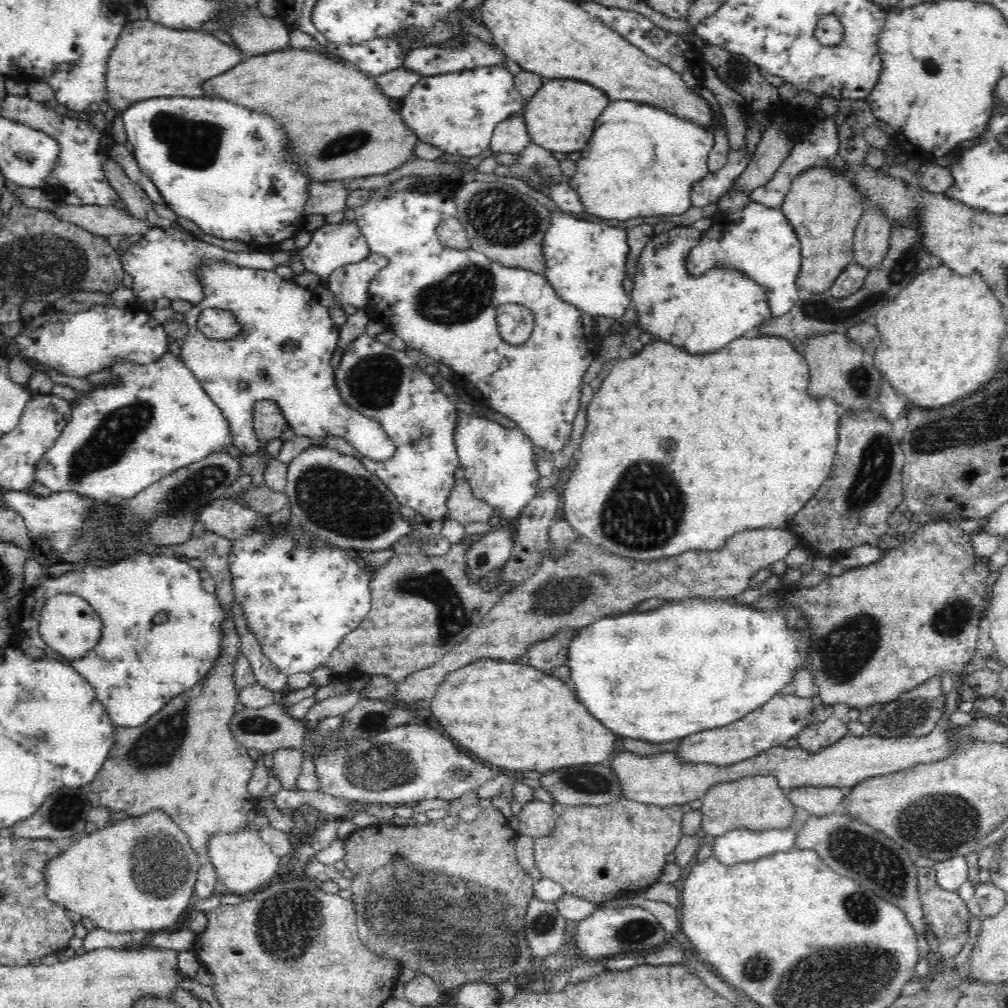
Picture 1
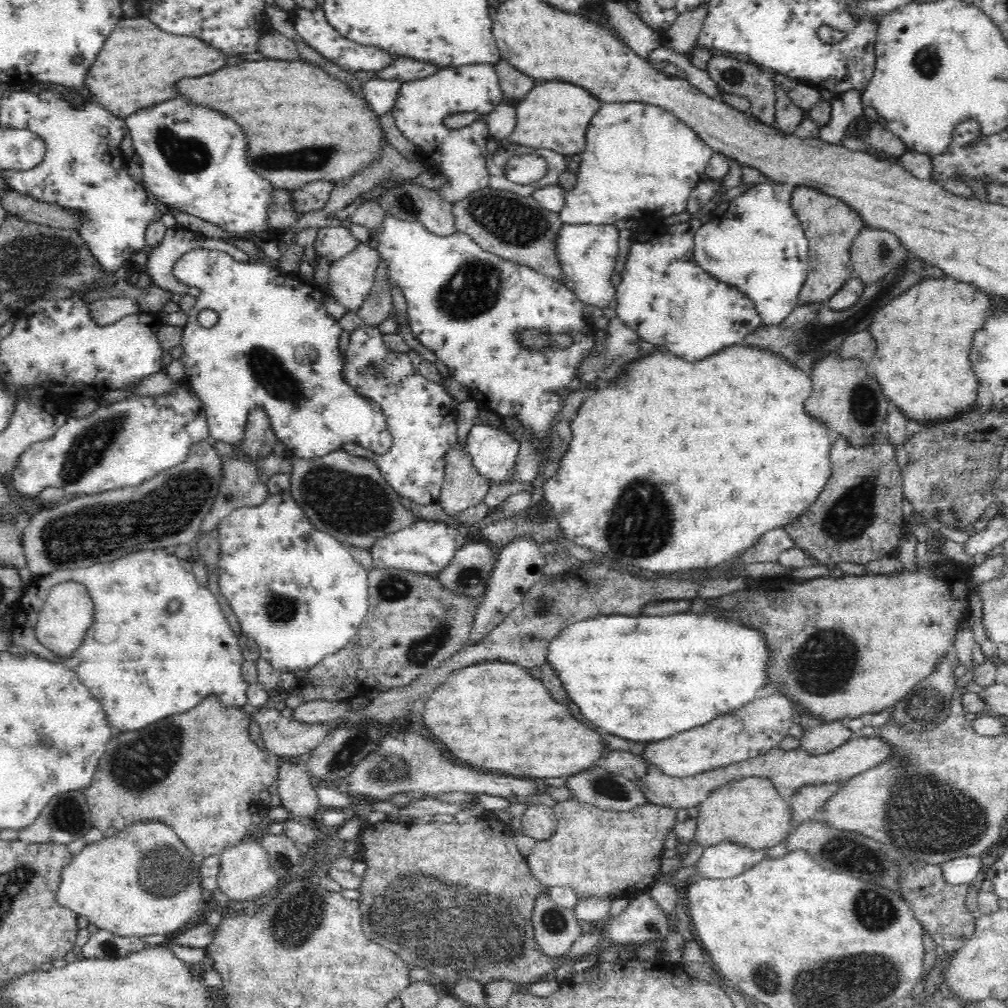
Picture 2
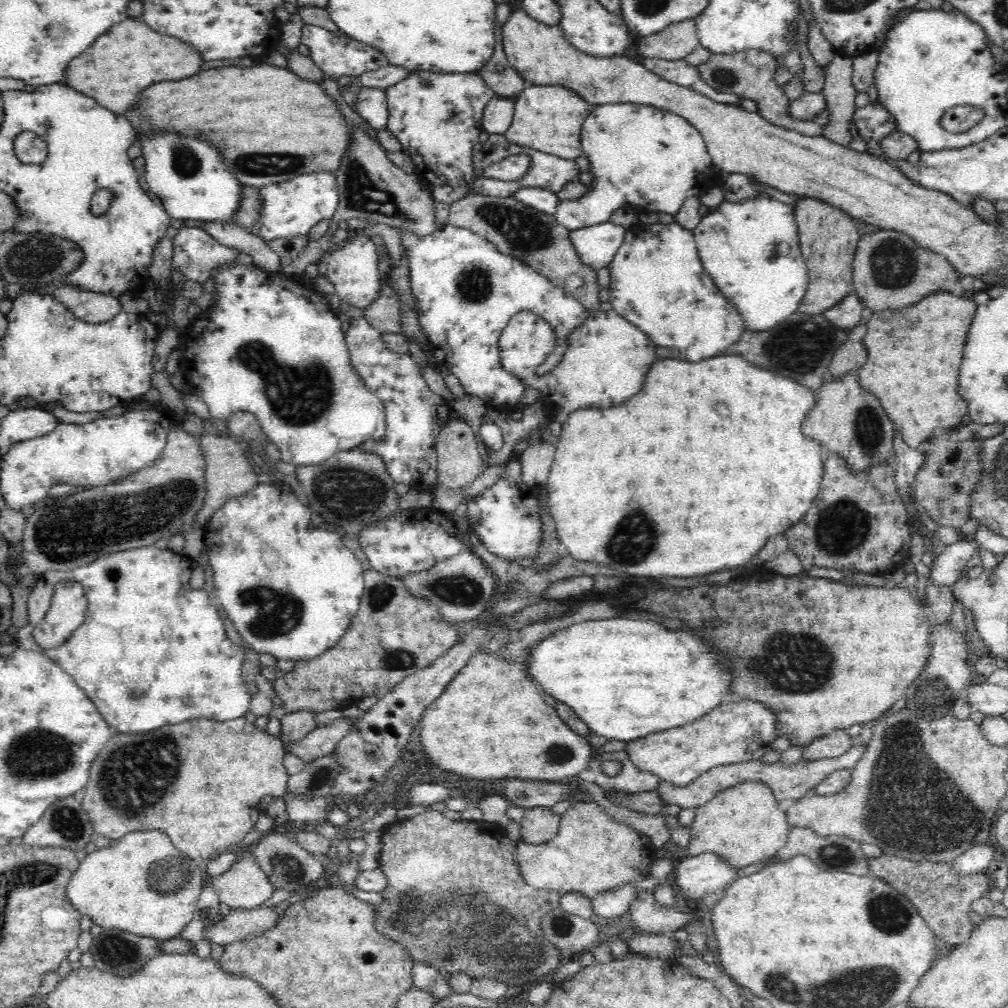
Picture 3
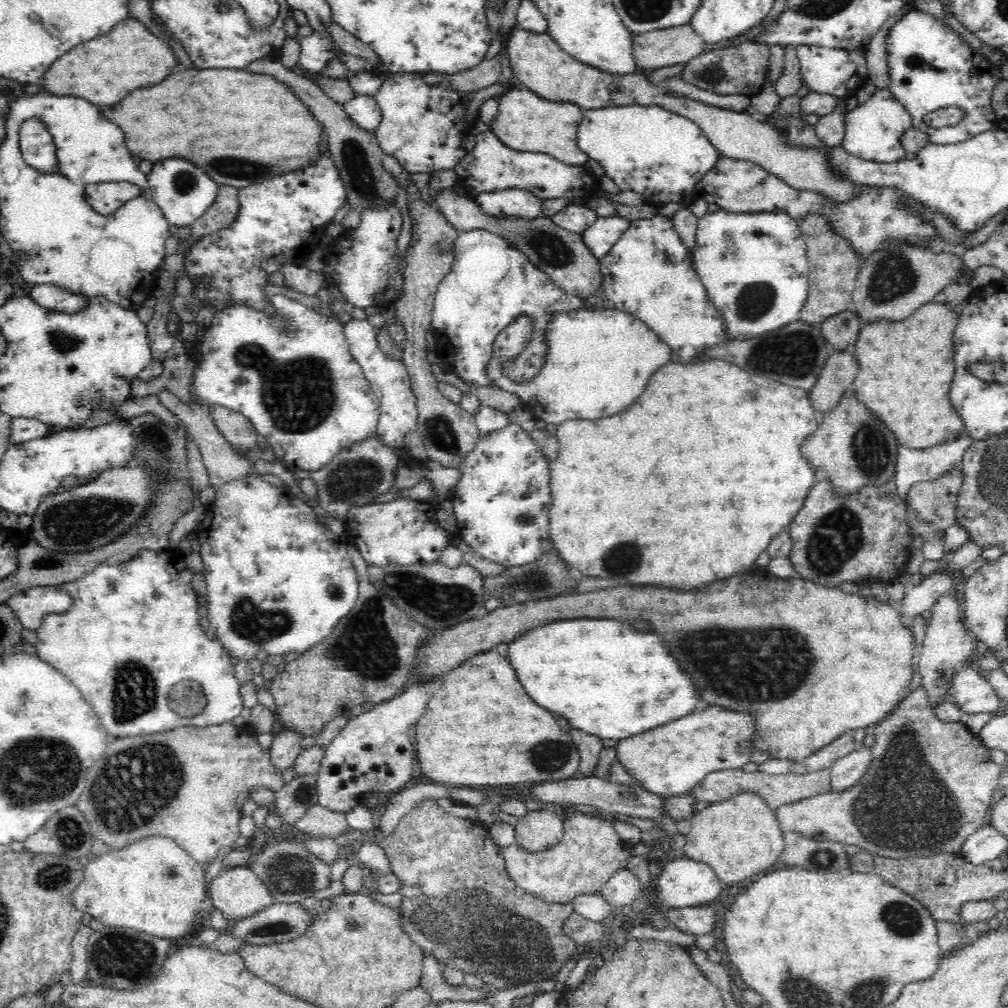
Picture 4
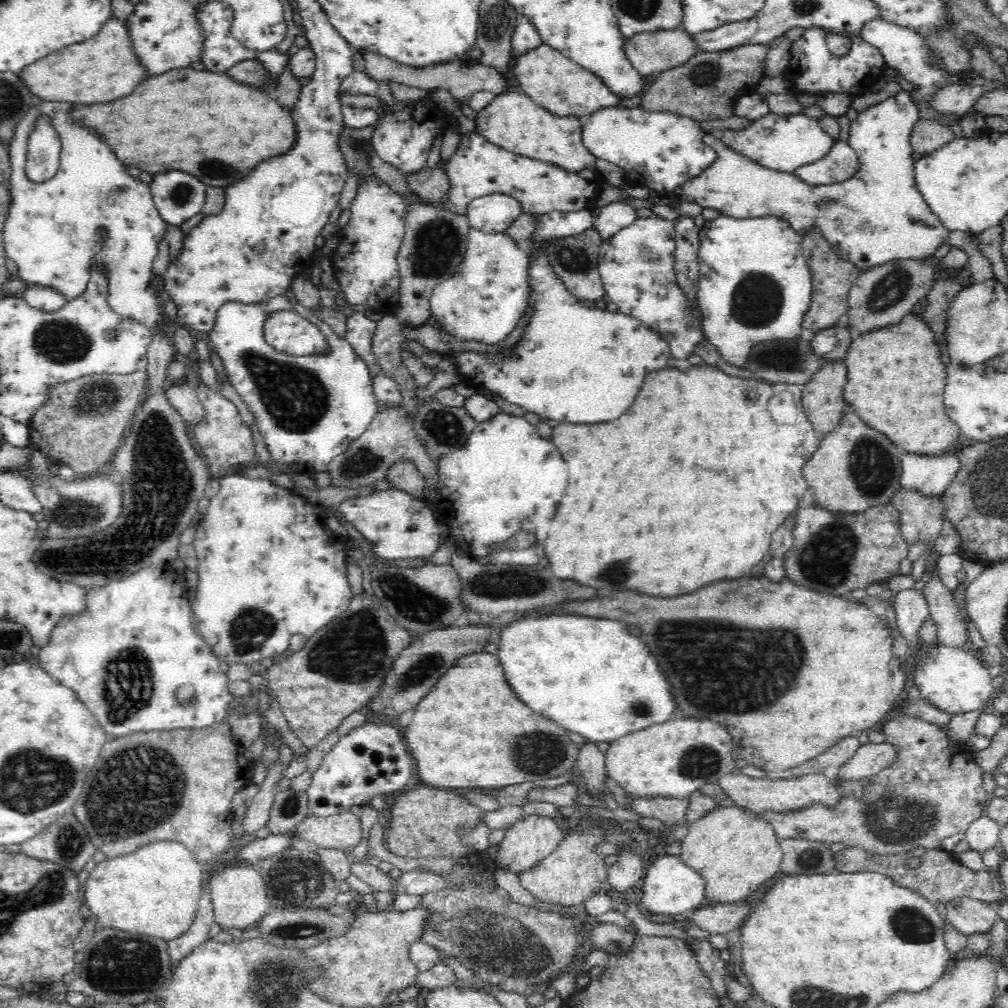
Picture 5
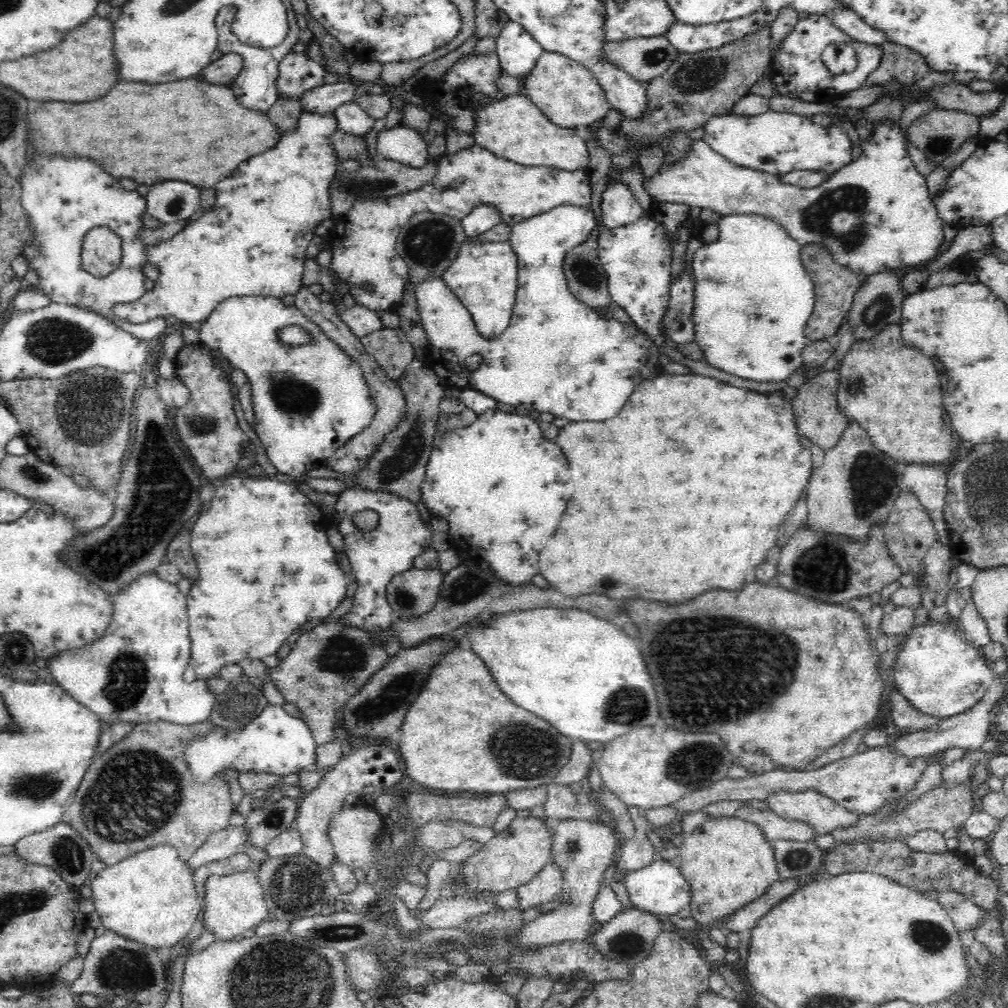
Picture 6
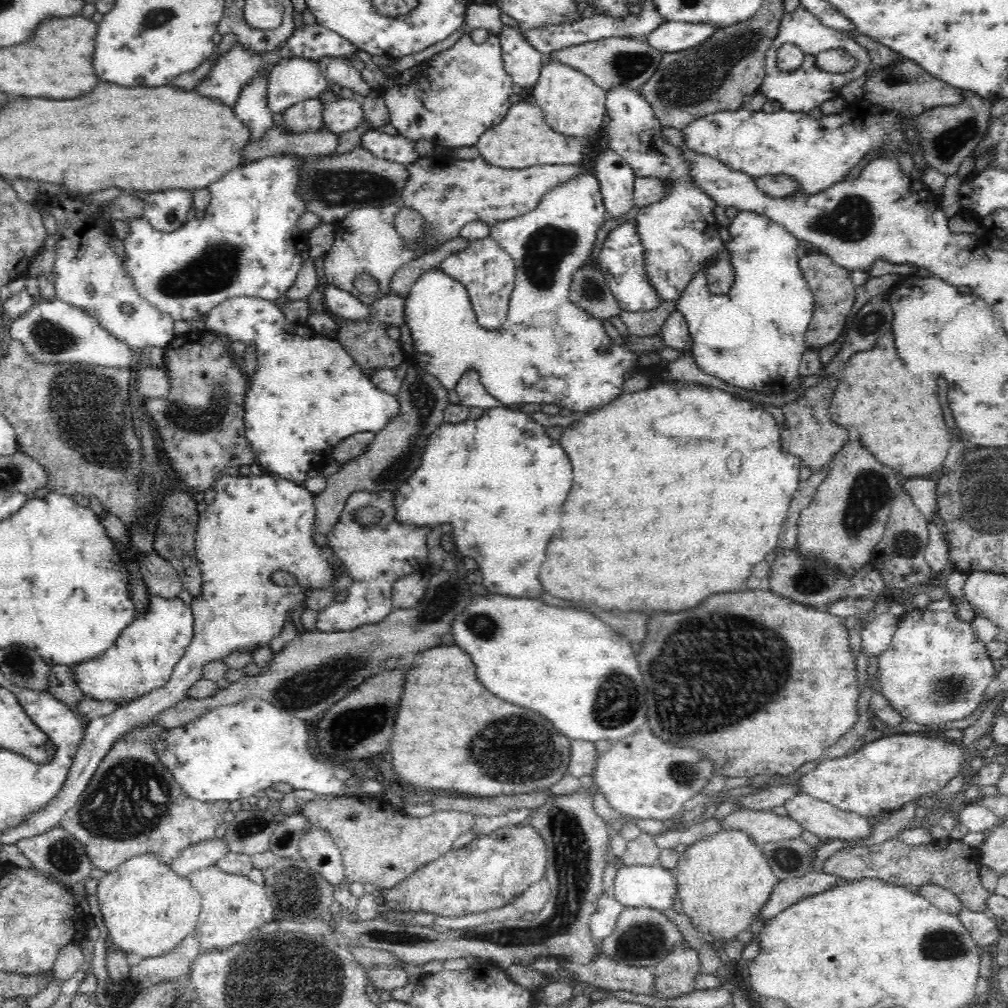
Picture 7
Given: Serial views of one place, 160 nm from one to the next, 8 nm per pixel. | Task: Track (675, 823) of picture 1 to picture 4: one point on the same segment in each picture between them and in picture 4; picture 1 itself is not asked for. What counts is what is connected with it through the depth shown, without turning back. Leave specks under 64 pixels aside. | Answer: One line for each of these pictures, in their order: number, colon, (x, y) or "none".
2: (600, 853)
3: (593, 853)
4: (591, 852)

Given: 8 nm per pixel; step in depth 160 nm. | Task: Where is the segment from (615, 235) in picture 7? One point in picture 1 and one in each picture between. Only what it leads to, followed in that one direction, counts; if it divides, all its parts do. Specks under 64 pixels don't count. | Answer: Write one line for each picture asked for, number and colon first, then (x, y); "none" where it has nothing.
1: (702, 313)
2: (664, 296)
3: (658, 282)
4: (649, 273)
5: (636, 265)
6: (637, 257)

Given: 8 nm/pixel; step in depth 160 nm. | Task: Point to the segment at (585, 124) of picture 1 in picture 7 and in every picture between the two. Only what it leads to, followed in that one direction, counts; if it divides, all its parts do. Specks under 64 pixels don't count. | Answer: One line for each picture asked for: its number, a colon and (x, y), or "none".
2: (555, 115)
3: (548, 118)
4: (526, 122)
5: (513, 121)
6: (515, 128)
7: (523, 139)

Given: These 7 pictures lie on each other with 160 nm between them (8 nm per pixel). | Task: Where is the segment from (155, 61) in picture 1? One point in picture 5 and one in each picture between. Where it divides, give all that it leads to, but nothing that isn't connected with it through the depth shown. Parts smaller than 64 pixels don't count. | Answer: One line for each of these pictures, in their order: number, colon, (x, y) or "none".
2: (140, 65)
3: (131, 56)
4: (104, 70)
5: (105, 68)

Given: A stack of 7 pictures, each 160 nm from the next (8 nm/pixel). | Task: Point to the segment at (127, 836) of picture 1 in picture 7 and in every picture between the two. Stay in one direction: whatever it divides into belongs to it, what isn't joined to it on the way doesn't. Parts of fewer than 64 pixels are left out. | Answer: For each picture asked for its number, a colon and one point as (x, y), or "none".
2: (143, 880)
3: (142, 884)
4: (153, 886)
5: (156, 890)
6: (150, 898)
7: (148, 908)

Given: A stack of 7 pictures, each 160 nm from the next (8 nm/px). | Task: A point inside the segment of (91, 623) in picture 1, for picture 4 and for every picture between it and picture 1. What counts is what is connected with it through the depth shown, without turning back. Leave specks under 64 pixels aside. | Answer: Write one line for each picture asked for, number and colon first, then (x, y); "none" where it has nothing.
2: (66, 617)
3: (67, 611)
4: (30, 605)

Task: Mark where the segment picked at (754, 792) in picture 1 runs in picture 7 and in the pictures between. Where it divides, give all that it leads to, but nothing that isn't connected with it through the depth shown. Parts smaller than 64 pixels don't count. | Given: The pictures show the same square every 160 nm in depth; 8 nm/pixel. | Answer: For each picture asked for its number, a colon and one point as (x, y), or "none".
2: (751, 812)
3: (743, 824)
4: (738, 838)
5: (736, 851)
6: (728, 862)
7: (724, 880)

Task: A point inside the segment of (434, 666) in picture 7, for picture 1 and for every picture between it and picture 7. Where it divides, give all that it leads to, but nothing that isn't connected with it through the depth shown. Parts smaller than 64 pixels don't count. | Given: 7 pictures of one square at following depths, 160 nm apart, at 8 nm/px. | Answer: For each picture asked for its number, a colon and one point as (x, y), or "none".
1: (511, 715)
2: (495, 715)
3: (491, 722)
4: (518, 741)
5: (470, 731)
6: (462, 733)

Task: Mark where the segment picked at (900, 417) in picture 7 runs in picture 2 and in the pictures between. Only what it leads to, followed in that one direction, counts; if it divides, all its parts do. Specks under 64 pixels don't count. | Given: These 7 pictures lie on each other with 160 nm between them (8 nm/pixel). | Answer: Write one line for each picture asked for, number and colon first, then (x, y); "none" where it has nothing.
2: (924, 337)
3: (914, 353)
4: (905, 381)
5: (896, 378)
6: (894, 391)

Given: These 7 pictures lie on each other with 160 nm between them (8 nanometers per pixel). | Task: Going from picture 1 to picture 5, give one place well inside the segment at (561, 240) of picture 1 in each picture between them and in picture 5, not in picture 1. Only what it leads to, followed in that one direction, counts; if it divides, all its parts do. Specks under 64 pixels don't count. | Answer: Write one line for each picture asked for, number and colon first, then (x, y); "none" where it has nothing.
2: (587, 253)
3: (596, 245)
4: (602, 235)
5: (616, 215)

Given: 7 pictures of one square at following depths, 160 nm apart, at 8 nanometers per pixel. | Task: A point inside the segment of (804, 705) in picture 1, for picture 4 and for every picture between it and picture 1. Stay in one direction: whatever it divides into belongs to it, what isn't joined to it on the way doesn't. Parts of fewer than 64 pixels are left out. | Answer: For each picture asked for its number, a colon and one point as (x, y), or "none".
2: (749, 732)
3: (735, 732)
4: (671, 760)

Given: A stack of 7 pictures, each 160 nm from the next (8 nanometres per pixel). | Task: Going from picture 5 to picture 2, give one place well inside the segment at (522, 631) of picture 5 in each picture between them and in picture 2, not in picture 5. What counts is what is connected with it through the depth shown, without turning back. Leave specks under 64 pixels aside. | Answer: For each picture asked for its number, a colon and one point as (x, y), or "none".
2: (647, 678)
3: (625, 678)
4: (604, 677)

